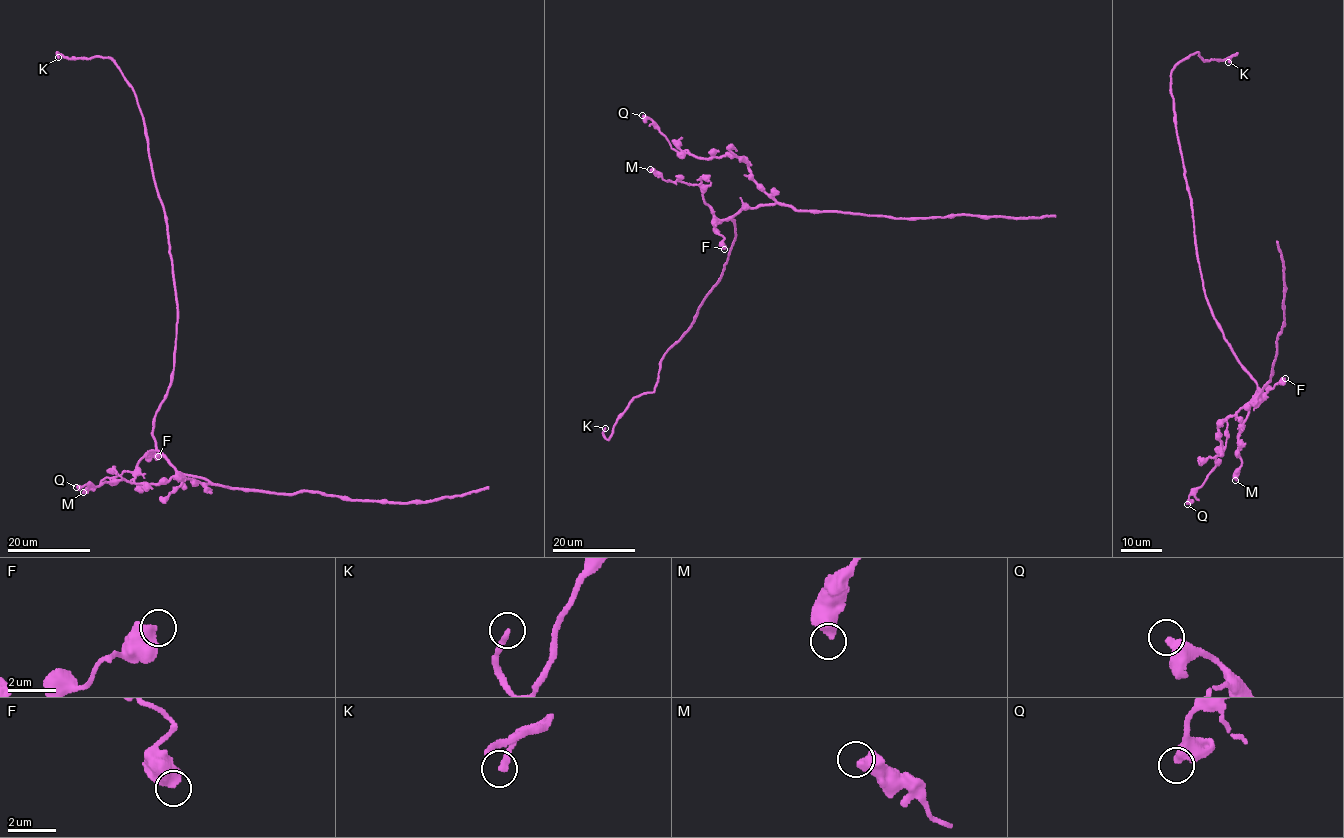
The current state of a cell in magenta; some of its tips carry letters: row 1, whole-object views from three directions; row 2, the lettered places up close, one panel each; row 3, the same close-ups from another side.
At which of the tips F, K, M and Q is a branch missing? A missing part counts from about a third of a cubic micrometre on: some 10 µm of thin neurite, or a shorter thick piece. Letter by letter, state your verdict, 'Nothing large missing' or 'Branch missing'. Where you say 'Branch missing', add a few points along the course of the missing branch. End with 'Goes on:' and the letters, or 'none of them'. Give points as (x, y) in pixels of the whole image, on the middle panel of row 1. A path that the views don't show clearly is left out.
F: Nothing large missing
K: Nothing large missing
M: Nothing large missing
Q: Nothing large missing
Goes on: none of them

